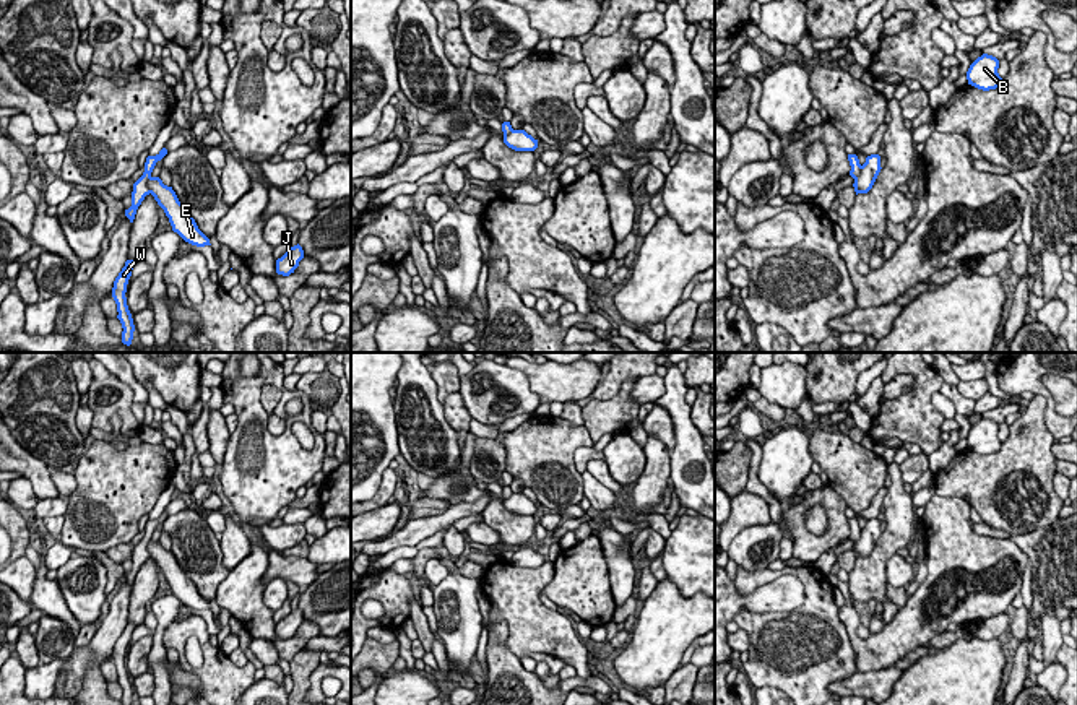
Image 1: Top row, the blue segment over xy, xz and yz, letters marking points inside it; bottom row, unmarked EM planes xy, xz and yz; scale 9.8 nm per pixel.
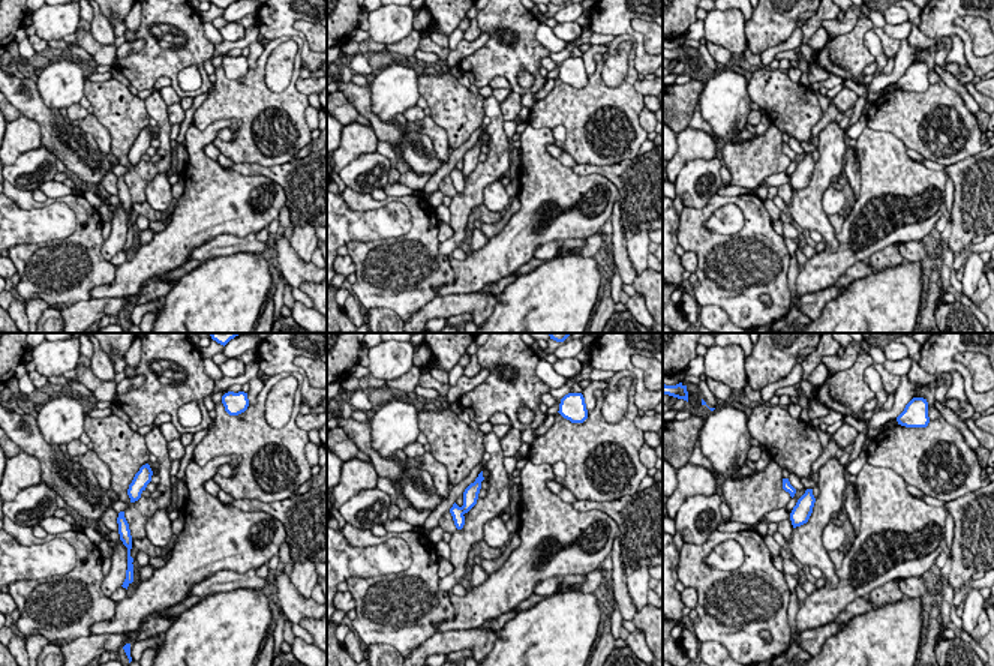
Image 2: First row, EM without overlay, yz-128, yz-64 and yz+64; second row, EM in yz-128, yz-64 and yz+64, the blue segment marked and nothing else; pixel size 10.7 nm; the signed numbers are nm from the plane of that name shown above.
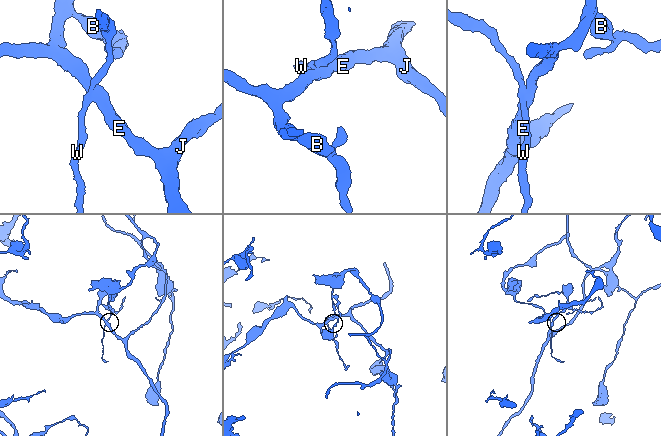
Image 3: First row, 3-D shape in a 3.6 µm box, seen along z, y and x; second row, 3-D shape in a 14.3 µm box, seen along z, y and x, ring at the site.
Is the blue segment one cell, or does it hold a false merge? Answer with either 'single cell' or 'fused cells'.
fused cells

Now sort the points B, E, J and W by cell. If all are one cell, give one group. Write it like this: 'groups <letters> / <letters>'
groups B E J / W

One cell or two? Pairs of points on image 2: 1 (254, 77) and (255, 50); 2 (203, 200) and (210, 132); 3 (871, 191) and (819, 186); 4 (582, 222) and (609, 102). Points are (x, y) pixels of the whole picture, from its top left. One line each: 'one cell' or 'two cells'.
1: two cells
2: one cell
3: two cells
4: two cells

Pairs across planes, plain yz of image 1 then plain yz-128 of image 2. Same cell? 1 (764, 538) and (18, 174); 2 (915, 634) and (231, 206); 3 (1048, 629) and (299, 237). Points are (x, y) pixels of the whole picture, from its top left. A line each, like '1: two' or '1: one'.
1: one
2: one
3: one

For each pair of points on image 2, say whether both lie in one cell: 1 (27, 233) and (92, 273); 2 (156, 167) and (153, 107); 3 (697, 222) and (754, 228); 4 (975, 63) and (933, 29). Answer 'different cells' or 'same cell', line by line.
1: different cells
2: same cell
3: same cell
4: same cell

